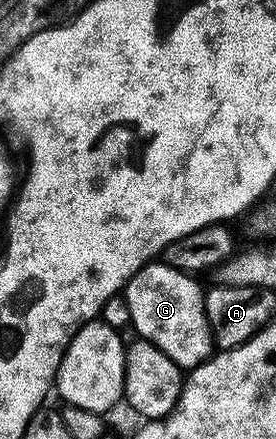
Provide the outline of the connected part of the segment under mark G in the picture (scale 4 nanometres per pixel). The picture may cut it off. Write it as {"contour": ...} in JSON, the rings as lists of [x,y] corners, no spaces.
{"contour":[[[152,263],[143,266],[138,273],[134,273],[125,286],[125,296],[131,316],[130,328],[136,329],[139,332],[136,334],[142,340],[151,341],[158,349],[165,351],[165,355],[169,355],[169,359],[173,359],[173,363],[177,363],[184,371],[197,368],[213,355],[213,338],[203,302],[205,289],[194,279],[196,278],[190,272],[183,272],[164,263]]]}

